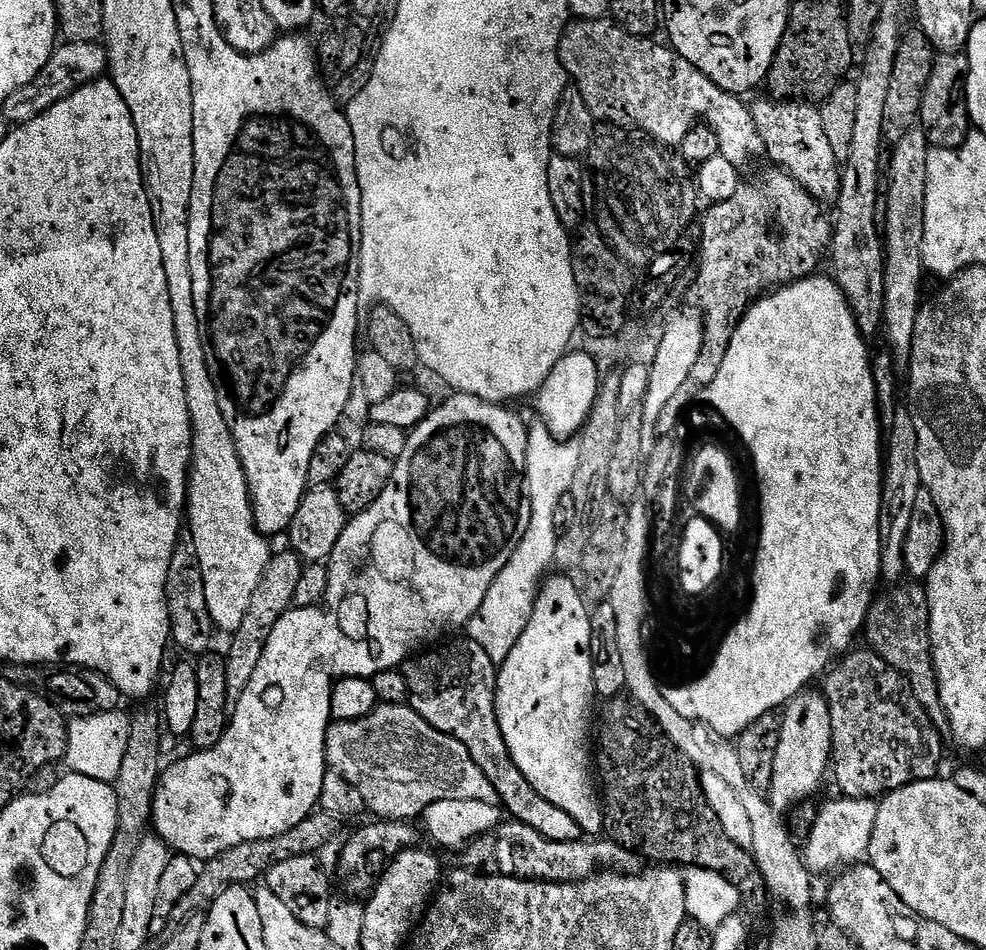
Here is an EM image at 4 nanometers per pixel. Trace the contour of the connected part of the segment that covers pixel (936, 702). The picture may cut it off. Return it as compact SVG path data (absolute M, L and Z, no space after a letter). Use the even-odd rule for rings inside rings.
M920 582L900 584L889 592L881 591L873 599L872 609L864 622L863 635L868 635L867 647L881 656L895 672L899 672L912 687L914 698L922 702L926 714L934 726L944 730L949 727L948 716L939 696L939 680L932 659L930 634L930 610L927 606L927 590Z

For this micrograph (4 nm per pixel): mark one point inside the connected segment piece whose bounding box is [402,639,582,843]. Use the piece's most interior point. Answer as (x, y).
(454, 689)

